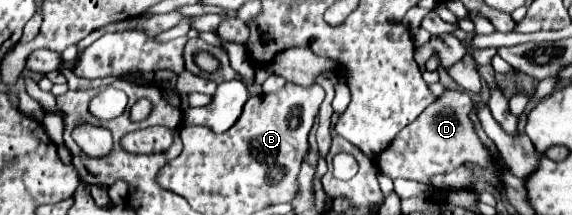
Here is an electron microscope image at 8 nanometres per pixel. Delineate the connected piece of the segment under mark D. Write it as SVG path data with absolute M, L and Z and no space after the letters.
M448 89L436 103L432 103L422 117L410 123L406 129L398 133L398 137L390 143L390 147L376 157L376 167L392 177L392 179L414 179L420 183L428 183L430 175L448 173L460 165L478 165L486 167L492 163L492 155L480 143L474 133L472 121L468 119L468 101L470 95L466 91Z

